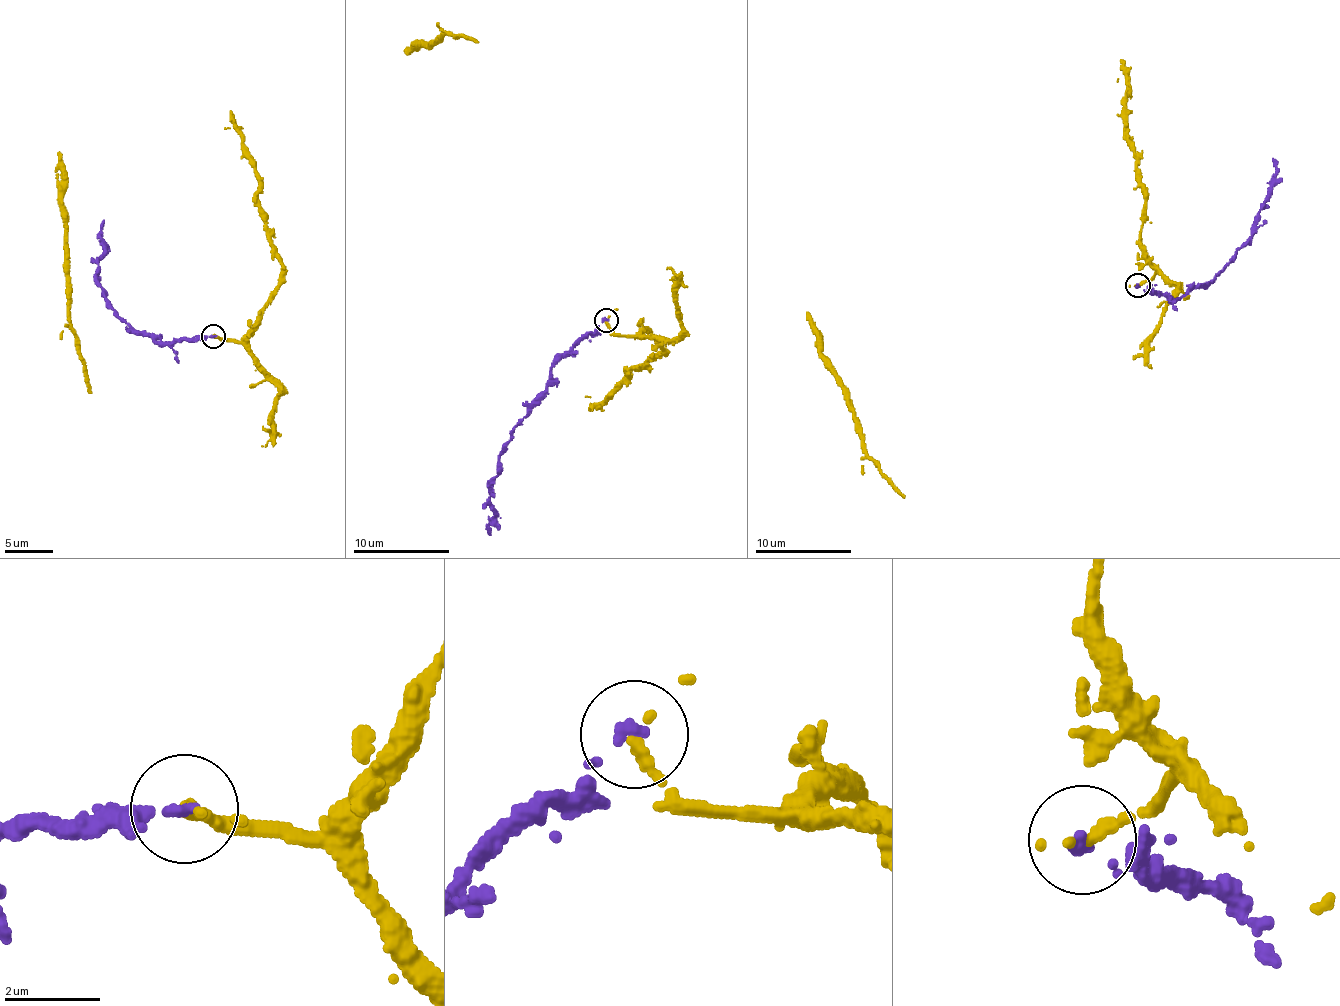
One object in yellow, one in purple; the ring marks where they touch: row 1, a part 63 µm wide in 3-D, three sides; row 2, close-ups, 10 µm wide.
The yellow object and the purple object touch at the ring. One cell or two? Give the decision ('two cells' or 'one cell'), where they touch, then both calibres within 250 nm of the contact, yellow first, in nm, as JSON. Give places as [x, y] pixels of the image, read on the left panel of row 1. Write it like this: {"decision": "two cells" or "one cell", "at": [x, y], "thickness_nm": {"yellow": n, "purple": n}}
{"decision": "one cell", "at": [213, 336], "thickness_nm": {"yellow": 280, "purple": 240}}

